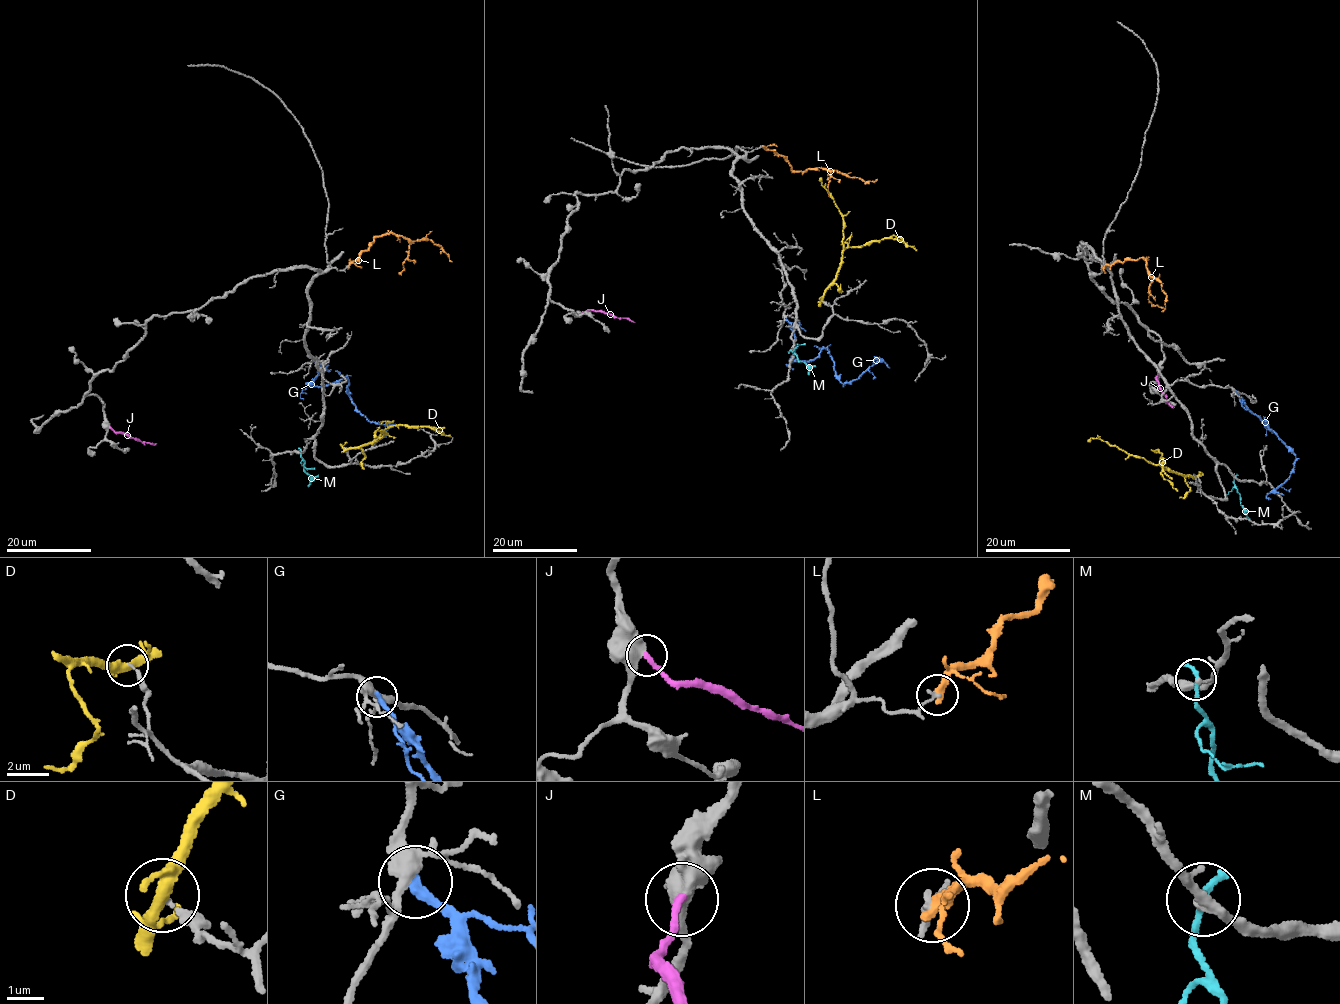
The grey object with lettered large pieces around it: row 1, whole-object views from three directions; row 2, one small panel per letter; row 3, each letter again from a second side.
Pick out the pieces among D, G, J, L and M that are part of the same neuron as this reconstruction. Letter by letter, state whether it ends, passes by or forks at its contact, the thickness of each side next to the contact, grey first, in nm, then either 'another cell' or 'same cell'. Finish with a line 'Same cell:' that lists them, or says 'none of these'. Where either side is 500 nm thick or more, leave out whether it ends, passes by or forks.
D: it forks; calibres 220 and 320 nm; another cell
G: it ends; calibres 300 and 280 nm; another cell
J: it ends; calibres 460 and 220 nm; another cell
L: it ends; calibres 180 and 340 nm; another cell
M: it ends; calibres 90 and 220 nm; another cell
Same cell: none of these

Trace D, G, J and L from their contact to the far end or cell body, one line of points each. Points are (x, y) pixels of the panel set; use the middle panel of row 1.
D: (822, 299), (835, 277), (843, 249), (896, 235), (916, 250)
G: (786, 319), (794, 358), (812, 360), (826, 348), (842, 383), (858, 377), (873, 362)
J: (582, 312), (604, 311), (634, 322)
L: (763, 146), (785, 158), (793, 170), (819, 167), (868, 183), (877, 179)

